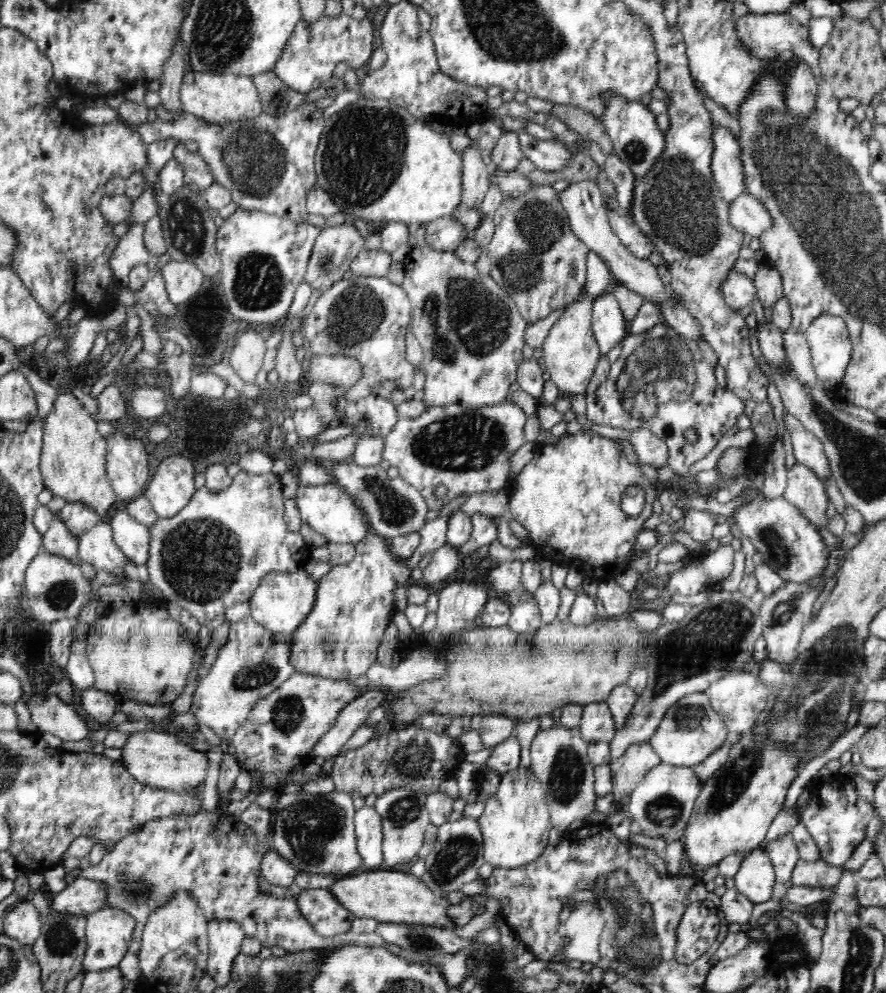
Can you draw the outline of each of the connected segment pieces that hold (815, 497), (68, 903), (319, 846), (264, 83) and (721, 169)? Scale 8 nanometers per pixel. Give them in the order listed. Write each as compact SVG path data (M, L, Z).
M800 462L791 468L787 476L789 479L783 497L800 509L817 531L826 528L830 521L826 517L829 498L823 482Z
M78 877L71 879L62 892L50 899L56 912L86 917L105 906L105 886L103 882Z
M336 790L329 794L282 793L271 811L271 849L282 856L297 873L347 875L364 860L358 855L354 825L354 797Z
M274 70L254 74L251 78L266 114L286 115L307 104L306 95L288 88Z
M712 122L714 125L714 152L712 154L712 176L726 204L734 202L742 192L746 193L744 167L740 159L741 146L730 129Z

